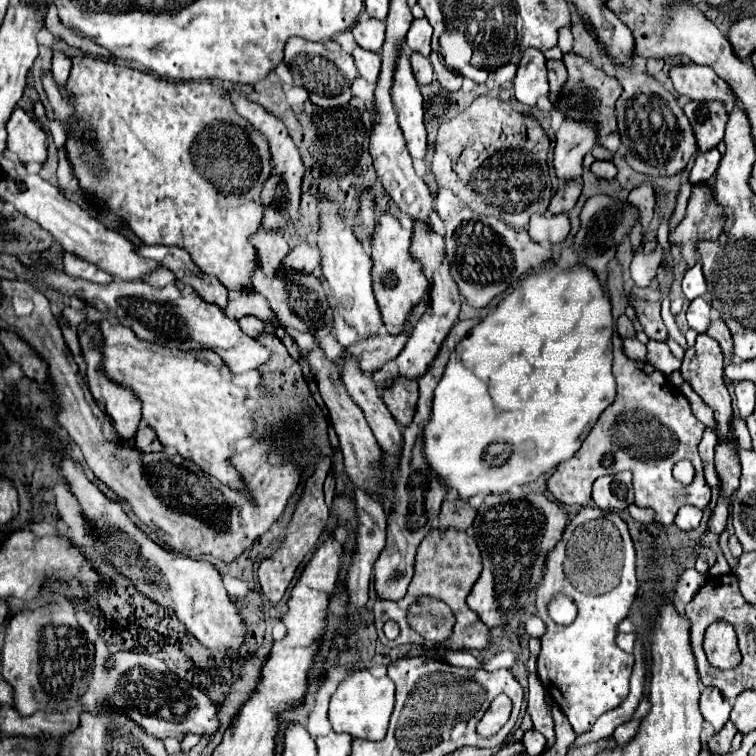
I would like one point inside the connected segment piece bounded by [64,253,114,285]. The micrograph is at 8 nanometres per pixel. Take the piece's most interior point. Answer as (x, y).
(73, 265)

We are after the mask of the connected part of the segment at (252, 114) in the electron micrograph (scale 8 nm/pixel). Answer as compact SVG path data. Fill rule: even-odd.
M230 91L230 97L232 97L232 103L236 105L236 111L242 117L246 117L254 129L260 129L268 137L274 169L272 169L272 177L264 183L264 189L262 189L262 201L266 205L264 227L282 229L282 227L286 227L288 221L296 221L298 219L298 209L300 209L300 185L302 185L302 177L304 177L304 167L302 167L302 159L300 159L298 147L290 139L290 135L286 131L286 125L280 119L276 119L270 113L266 113L258 103L248 101L238 91Z

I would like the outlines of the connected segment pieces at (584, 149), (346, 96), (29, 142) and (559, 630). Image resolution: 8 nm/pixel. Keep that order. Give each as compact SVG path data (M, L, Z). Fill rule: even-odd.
M566 117L560 129L556 131L554 169L558 179L580 177L582 159L586 153L592 151L594 145L596 145L596 123Z
M292 37L286 43L284 63L290 67L294 83L298 87L304 87L310 93L310 101L314 105L330 109L330 107L346 105L352 99L350 85L358 77L358 69L354 65L354 57L350 53L346 53L336 41L328 39L328 41L312 43L312 41L306 41L302 37ZM326 61L328 61L328 65L324 65ZM330 61L340 61L340 63L330 63ZM340 81L342 81L342 89L340 89Z
M20 107L12 113L8 121L8 151L14 153L22 163L44 163L48 157L46 133L38 127L26 111Z
M584 507L578 515L572 517L572 523L568 523L568 529L564 531L564 537L560 539L556 549L548 553L544 581L540 581L540 585L536 585L534 589L538 617L548 625L548 631L542 637L542 651L538 655L538 677L546 693L552 695L554 703L568 717L576 735L590 731L594 721L602 713L618 707L620 701L628 697L628 679L632 675L634 657L616 645L616 633L618 623L628 617L628 611L636 597L638 583L634 573L634 561L634 545L628 535L626 523L616 513L602 511L598 507ZM556 593L572 597L578 607L578 615L568 627L556 625L548 615L548 603Z

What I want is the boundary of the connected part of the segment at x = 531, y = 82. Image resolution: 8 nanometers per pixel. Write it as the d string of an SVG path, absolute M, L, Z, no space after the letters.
M526 49L518 73L514 79L514 93L520 103L534 107L540 97L546 97L550 91L546 77L546 59L538 49Z

